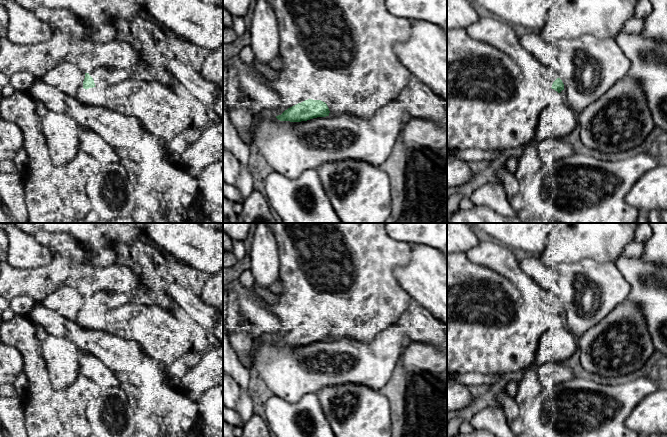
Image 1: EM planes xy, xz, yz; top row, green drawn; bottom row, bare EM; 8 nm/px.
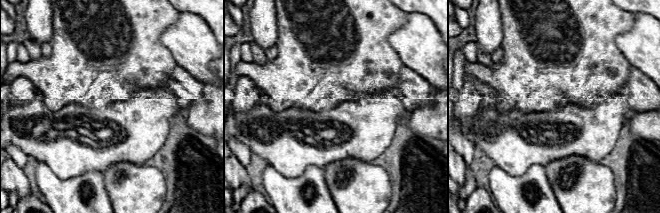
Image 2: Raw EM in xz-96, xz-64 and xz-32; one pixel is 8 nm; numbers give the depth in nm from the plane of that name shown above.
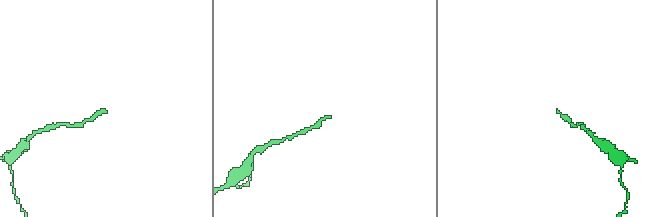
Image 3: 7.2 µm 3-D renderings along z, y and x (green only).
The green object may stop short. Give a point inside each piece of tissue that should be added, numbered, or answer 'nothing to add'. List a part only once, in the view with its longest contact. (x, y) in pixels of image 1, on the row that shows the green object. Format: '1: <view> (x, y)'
1: xy (185, 77)

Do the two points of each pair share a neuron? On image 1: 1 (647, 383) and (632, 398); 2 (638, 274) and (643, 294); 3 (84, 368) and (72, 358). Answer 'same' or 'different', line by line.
1: same
2: same
3: different

